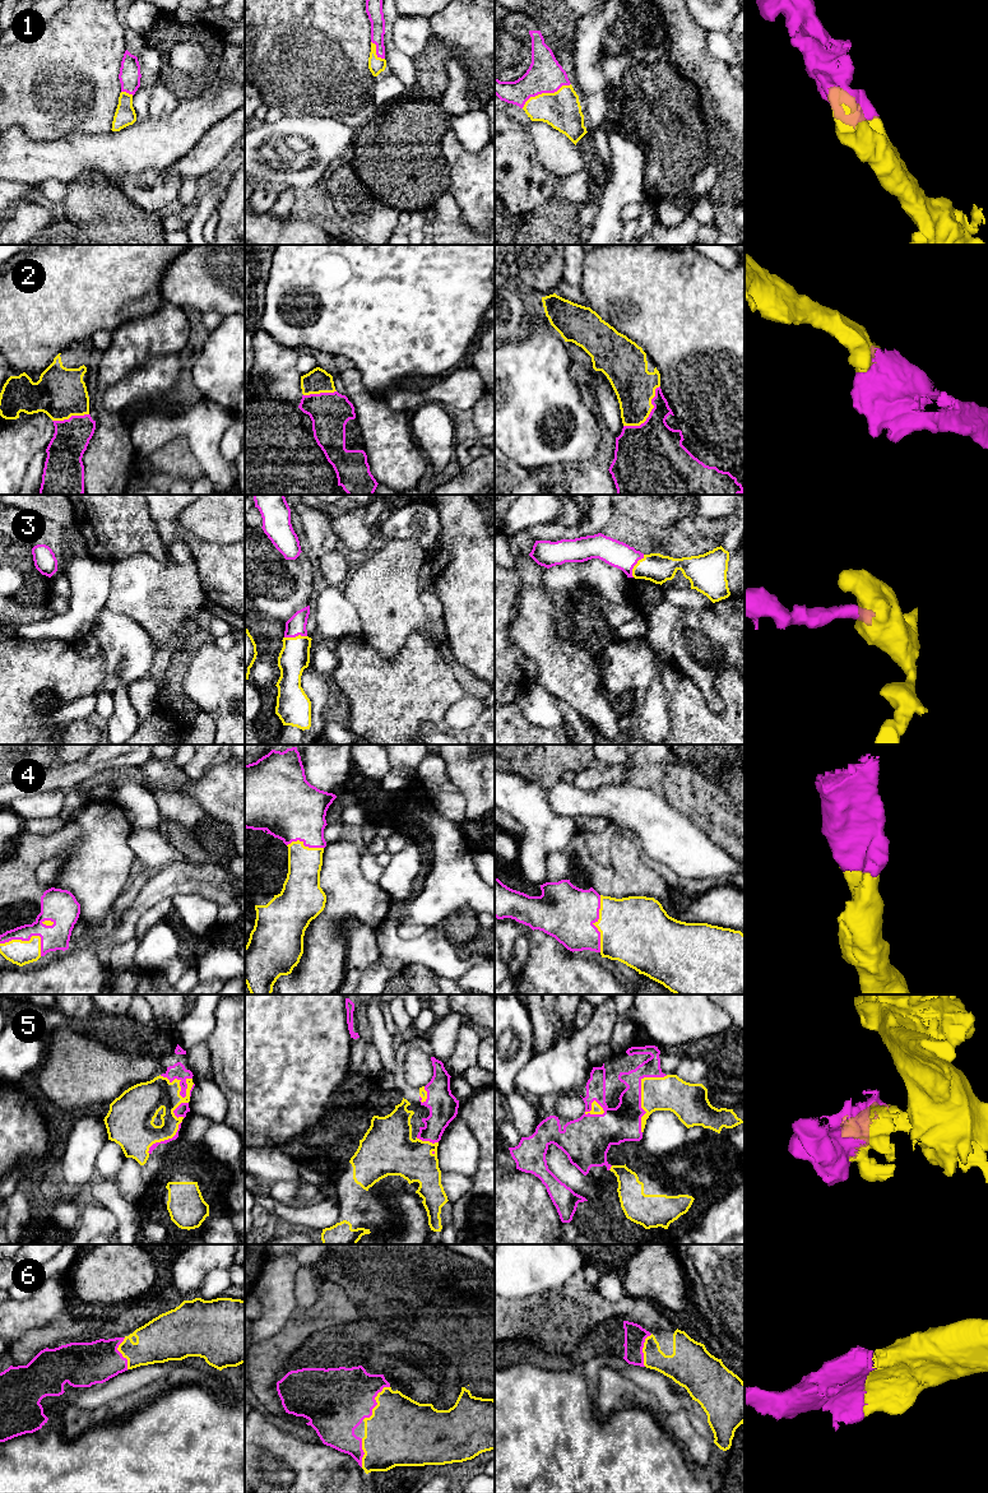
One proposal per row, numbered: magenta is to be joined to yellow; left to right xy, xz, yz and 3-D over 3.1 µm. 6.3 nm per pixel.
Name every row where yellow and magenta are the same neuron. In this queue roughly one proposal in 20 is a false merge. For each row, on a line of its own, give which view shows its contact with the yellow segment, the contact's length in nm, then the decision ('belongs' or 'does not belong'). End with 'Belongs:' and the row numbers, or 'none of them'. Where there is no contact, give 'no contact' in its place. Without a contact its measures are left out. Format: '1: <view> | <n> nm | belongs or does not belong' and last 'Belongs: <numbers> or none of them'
1: yz | 340 nm | belongs
2: yz | 340 nm | belongs
3: yz | 160 nm | belongs
4: xy | 280 nm | belongs
5: yz | 400 nm | belongs
6: xz | 280 nm | belongs
Belongs: 1, 2, 3, 4, 5, 6

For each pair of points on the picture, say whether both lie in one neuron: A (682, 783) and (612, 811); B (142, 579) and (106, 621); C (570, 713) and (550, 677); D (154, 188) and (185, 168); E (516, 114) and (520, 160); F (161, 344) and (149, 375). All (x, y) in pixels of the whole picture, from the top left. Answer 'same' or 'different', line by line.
A: different
B: different
C: different
D: different
E: different
F: different

